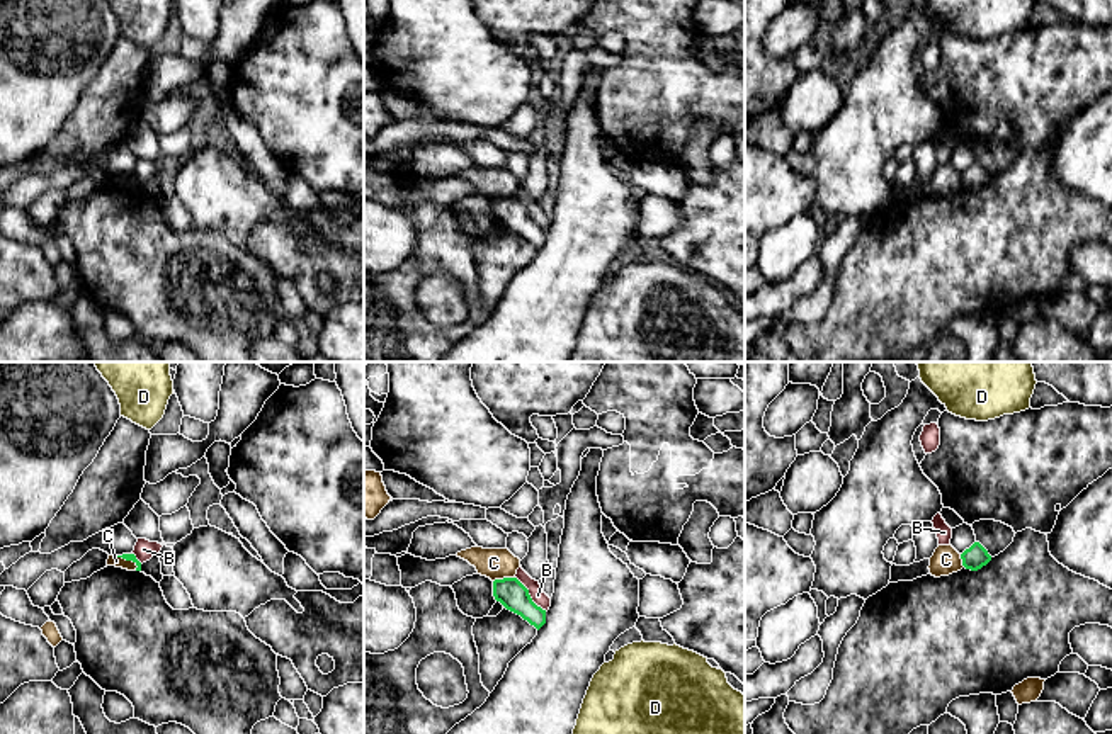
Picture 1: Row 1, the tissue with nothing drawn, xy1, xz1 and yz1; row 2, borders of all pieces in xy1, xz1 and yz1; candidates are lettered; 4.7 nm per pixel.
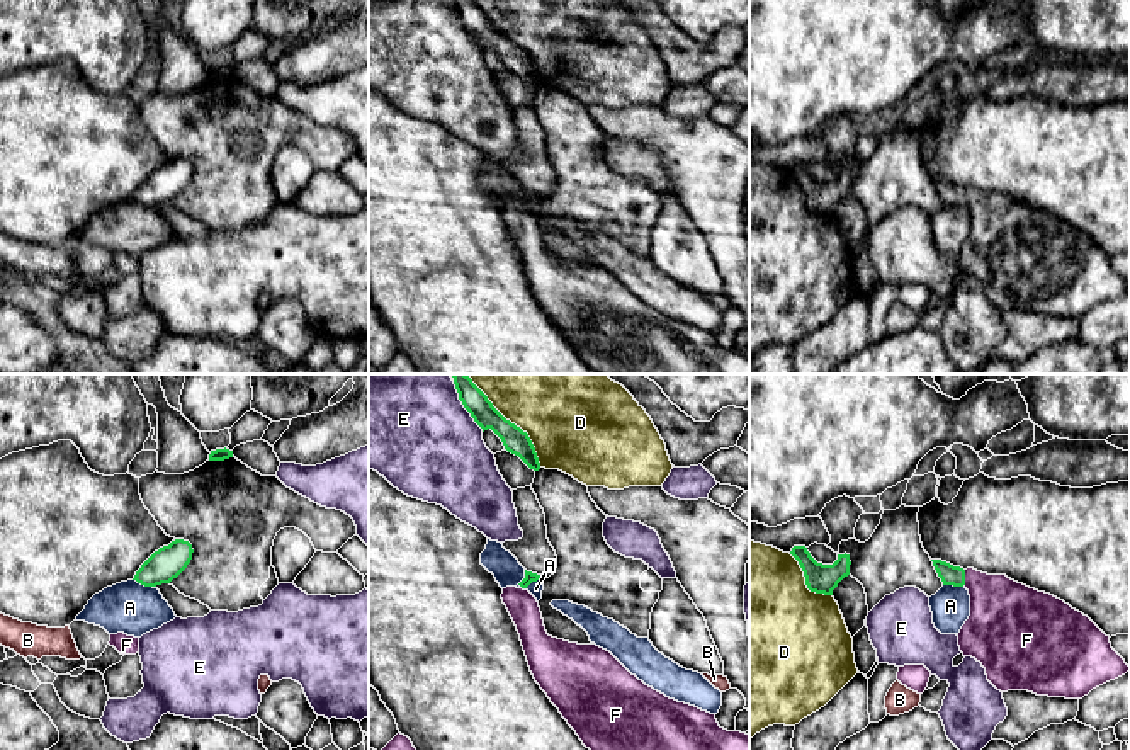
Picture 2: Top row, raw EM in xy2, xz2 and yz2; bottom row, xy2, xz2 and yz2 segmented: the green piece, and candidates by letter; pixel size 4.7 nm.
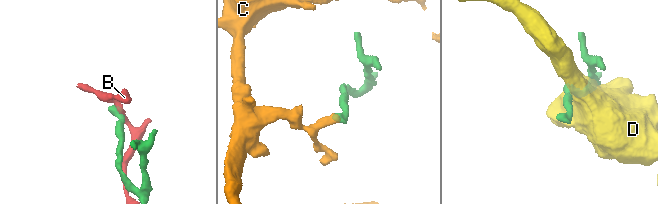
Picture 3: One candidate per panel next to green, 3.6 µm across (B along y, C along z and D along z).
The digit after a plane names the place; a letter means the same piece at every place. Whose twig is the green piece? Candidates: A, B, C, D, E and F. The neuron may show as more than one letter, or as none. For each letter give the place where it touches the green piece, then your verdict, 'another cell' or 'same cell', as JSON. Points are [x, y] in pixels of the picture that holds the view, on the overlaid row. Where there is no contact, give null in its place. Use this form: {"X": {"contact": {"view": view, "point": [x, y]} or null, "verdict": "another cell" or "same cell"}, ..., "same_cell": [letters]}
{"A": {"contact": {"view": "xz2", "point": [529, 584]}, "verdict": "another cell"}, "B": {"contact": {"view": "xz1", "point": [529, 595]}, "verdict": "another cell"}, "C": {"contact": {"view": "xz1", "point": [504, 578]}, "verdict": "another cell"}, "D": {"contact": {"view": "xz2", "point": [508, 420]}, "verdict": "another cell"}, "E": {"contact": {"view": "xz2", "point": [464, 407]}, "verdict": "another cell"}, "F": {"contact": {"view": "yz2", "point": [964, 577]}, "verdict": "same cell"}, "same_cell": ["F"]}

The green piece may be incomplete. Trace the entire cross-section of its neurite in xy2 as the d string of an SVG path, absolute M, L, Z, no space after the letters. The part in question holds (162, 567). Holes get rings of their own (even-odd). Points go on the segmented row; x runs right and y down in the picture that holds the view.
M175 539L168 546L155 551L136 571L134 578L144 587L170 583L177 578L192 560L192 544L184 539Z

